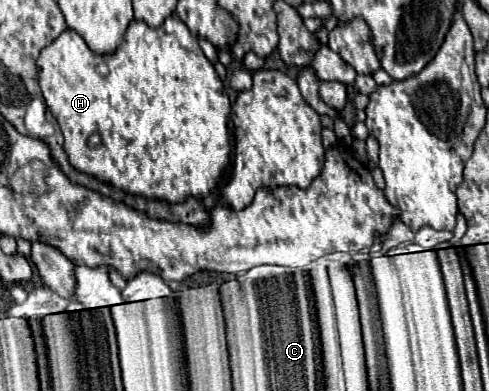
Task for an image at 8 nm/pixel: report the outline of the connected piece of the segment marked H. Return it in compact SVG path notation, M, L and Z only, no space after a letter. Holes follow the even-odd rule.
M170 16L166 18L166 22L160 28L150 28L146 22L142 20L132 20L130 26L126 30L124 41L116 52L112 54L94 54L88 44L84 42L84 38L76 32L76 30L64 30L52 44L48 44L38 60L38 82L46 100L46 106L50 108L50 112L54 114L62 134L64 134L64 150L68 154L70 164L84 174L96 176L128 194L138 194L138 196L146 196L146 198L156 198L156 200L164 200L168 204L178 204L184 202L186 198L194 196L194 198L204 198L210 194L210 190L218 184L224 168L230 162L230 134L228 134L228 116L231 113L231 103L224 92L224 84L220 82L220 78L214 72L214 66L208 62L208 58L204 56L198 38L192 36L186 28L186 24L178 18L178 16ZM92 134L100 134L102 142L98 146L88 146L88 138Z

